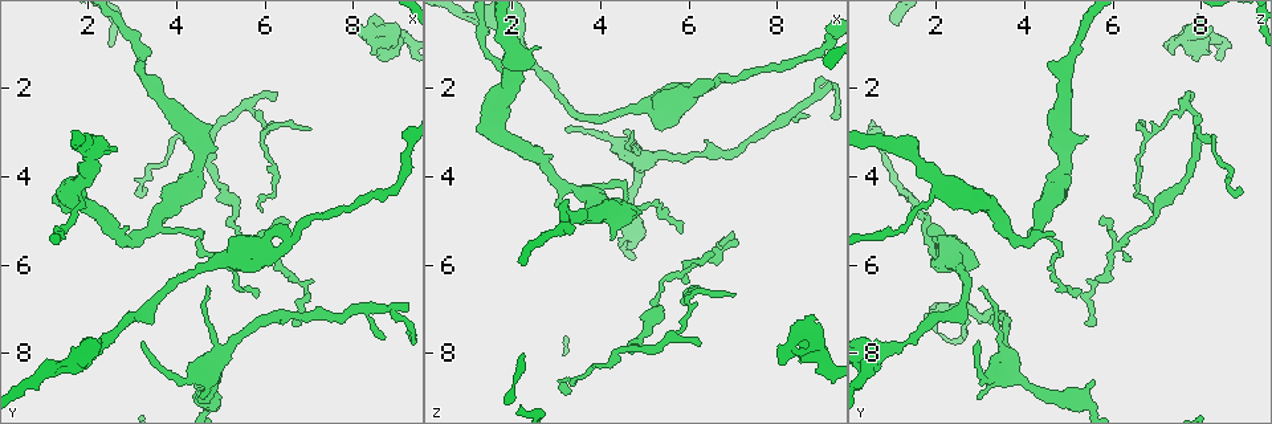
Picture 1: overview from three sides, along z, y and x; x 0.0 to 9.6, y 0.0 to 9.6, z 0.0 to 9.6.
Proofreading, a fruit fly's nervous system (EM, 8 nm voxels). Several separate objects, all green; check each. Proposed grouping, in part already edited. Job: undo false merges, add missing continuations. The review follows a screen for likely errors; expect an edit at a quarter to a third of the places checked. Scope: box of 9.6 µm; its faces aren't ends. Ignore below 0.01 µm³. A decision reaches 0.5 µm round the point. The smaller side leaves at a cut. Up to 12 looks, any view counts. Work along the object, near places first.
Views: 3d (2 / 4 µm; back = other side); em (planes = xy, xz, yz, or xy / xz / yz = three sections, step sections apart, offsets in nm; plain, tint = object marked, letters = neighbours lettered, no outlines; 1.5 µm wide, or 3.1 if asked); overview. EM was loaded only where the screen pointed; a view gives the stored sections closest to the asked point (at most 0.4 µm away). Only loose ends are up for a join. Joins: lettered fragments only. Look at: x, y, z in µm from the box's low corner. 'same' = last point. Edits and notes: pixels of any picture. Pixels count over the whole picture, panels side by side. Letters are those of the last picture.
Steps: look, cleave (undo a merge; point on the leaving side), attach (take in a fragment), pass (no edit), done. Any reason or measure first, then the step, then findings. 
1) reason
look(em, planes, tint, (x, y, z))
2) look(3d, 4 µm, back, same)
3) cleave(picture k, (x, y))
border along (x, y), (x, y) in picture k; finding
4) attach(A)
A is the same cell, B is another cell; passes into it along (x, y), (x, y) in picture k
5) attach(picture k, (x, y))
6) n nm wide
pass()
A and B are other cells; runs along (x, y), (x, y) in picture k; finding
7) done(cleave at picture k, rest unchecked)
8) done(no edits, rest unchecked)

sudden change in width
look(3d, 2 µm, (4.10, 8.65, 3.10))

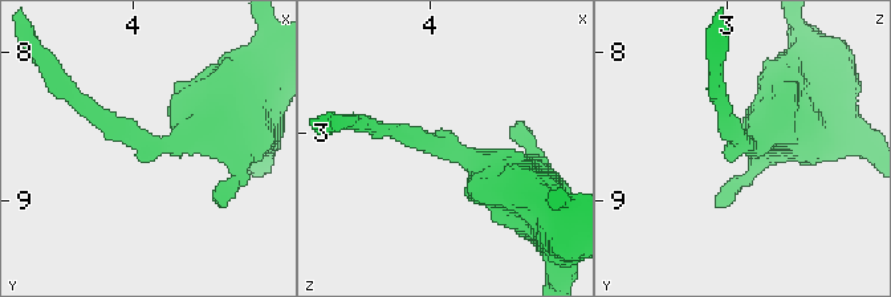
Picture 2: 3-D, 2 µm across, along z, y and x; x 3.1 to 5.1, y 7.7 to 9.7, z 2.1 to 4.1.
look(em, planes, letters, (4.08, 8.62, 3.12))

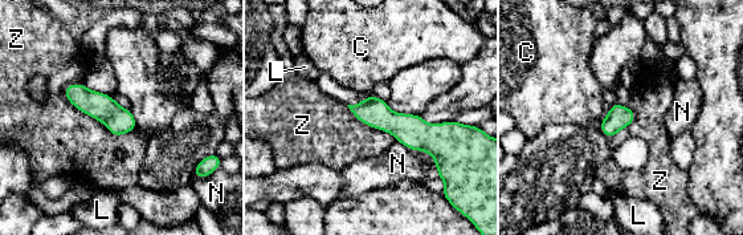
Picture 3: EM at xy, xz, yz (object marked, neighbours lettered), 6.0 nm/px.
pass()
C, L, N and Z are other cells; runs along (354, 108), (411, 130), (450, 125) in picture 3; continuous, no second neuron

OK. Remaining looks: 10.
calibre changes
look(em, xy, step 4, tint, (4.70, 9.00, 4.75))

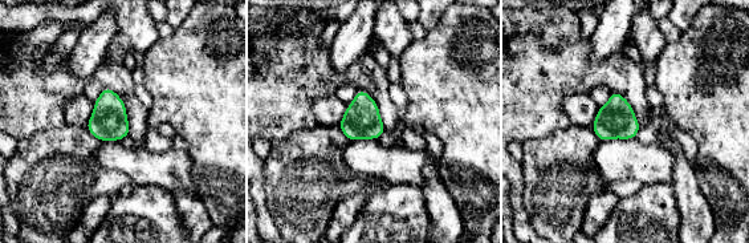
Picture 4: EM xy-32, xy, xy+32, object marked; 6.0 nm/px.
look(em, xz, step 8, letters, same)

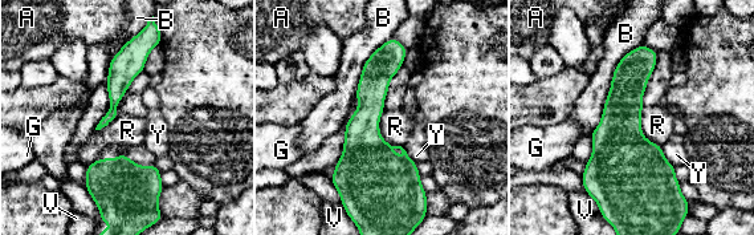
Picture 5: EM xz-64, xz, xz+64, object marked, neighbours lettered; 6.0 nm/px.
220 nm wide
pass()
A, B, G, R, V and Y are other cells; border along (643, 106), (642, 133), (661, 146) in picture 5; continuous, no second neuron

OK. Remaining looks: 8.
branch stops here
look(3d, 2 µm, (8.75, 7.70, 2.65))

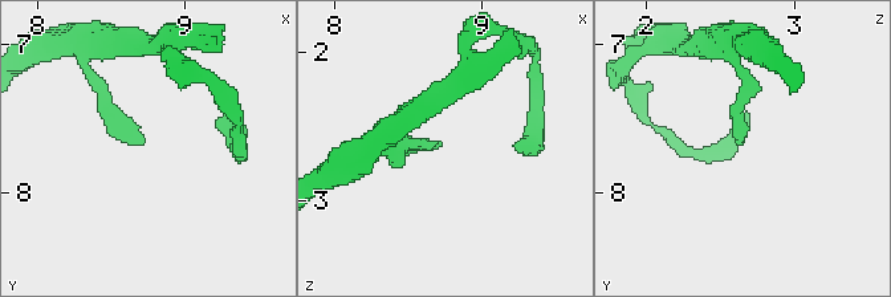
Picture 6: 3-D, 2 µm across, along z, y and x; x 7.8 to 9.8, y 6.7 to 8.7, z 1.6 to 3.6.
now the EM
look(em, planes, letters, (8.72, 7.66, 2.60))

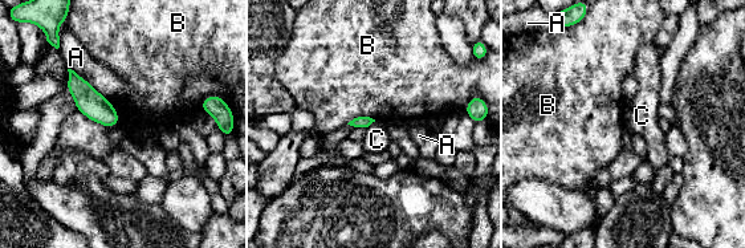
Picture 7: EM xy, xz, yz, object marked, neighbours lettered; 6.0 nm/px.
pass()
A, B and C are other cells; border along (76, 108), (90, 120), (112, 127) in picture 7; none of them fits

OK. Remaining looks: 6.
sudden change in width
look(3d, 2 µm, (5.35, 4.85, 6.95))

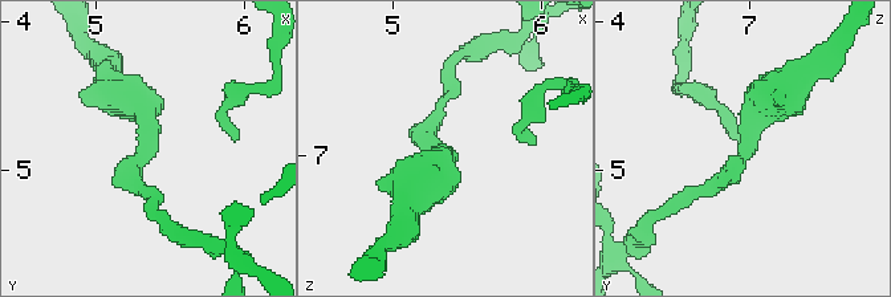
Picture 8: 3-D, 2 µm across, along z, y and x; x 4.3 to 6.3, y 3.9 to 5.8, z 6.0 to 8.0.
shape alone is not enough
look(em, xy, step 4, tint, (5.36, 4.76, 7.00))

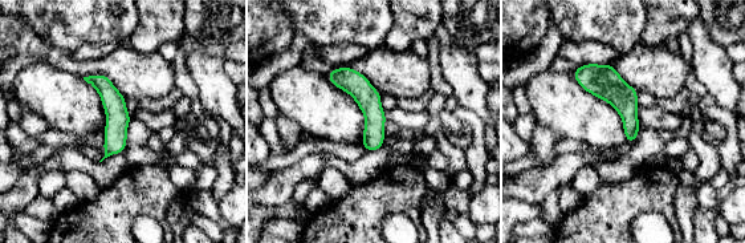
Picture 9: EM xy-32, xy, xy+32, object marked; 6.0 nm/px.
look(em, planes, letters, same)

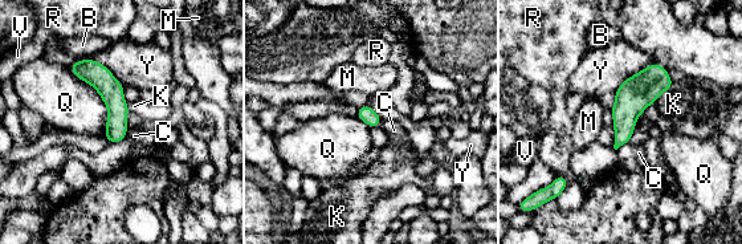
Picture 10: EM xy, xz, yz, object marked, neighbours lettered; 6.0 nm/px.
pass()
B, C, K, M, Q, R, V and Y are other cells; runs along (74, 66), (113, 96), (117, 139) in picture 10; all the same neuron

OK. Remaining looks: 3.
free end
look(em, planes, letters, (6.30, 2.25, 7.75))

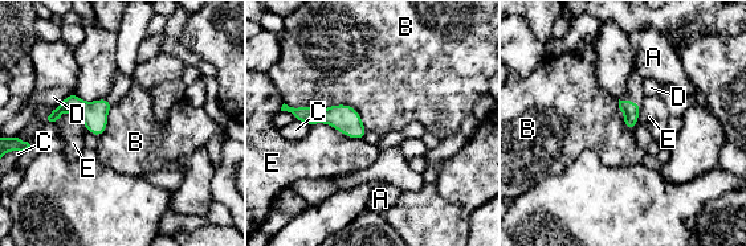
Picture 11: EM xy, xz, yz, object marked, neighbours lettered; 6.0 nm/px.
attach(A)
A is the same cell, B, C, D and E are other cells; it goes on there

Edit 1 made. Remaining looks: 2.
done(attach at picture 11, rest unchecked)

